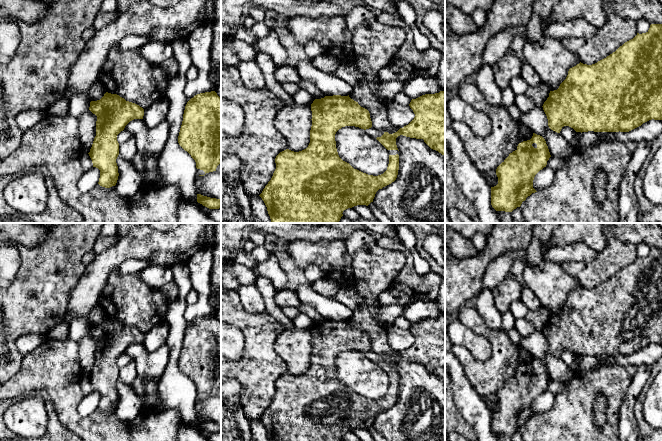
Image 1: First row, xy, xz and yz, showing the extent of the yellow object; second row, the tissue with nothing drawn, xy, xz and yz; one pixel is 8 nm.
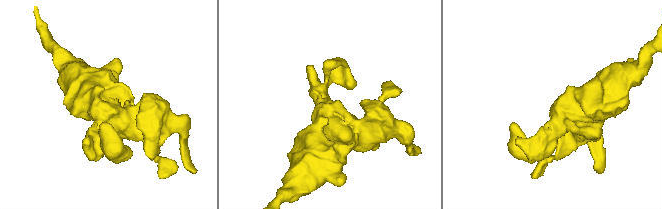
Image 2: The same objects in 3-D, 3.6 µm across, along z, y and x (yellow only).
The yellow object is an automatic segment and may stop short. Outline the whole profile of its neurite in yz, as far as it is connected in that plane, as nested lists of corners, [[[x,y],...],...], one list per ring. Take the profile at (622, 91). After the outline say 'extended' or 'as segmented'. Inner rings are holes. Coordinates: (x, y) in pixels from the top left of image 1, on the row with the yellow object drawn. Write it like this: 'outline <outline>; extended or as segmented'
outline [[[651,24],[646,33],[639,34],[625,42],[615,52],[595,64],[587,65],[579,63],[568,71],[566,79],[560,84],[559,88],[550,91],[549,97],[543,104],[543,110],[548,119],[548,126],[551,130],[560,133],[564,126],[573,128],[576,132],[629,132],[649,120],[662,120],[662,24]]]; as segmented

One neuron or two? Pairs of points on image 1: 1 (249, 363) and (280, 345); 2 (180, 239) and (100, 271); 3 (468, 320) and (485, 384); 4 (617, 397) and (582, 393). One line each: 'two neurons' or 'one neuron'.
1: two neurons
2: one neuron
3: one neuron
4: one neuron

